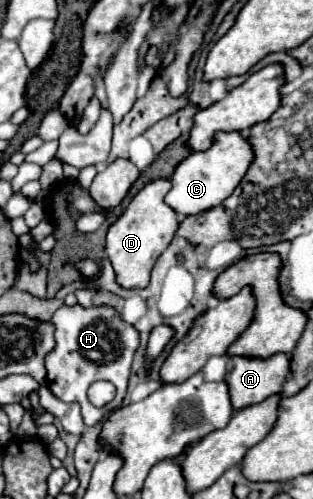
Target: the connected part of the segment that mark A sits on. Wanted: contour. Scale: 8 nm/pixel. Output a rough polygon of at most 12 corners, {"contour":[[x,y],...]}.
{"contour":[[288,355],[228,357],[232,409],[280,393]]}

